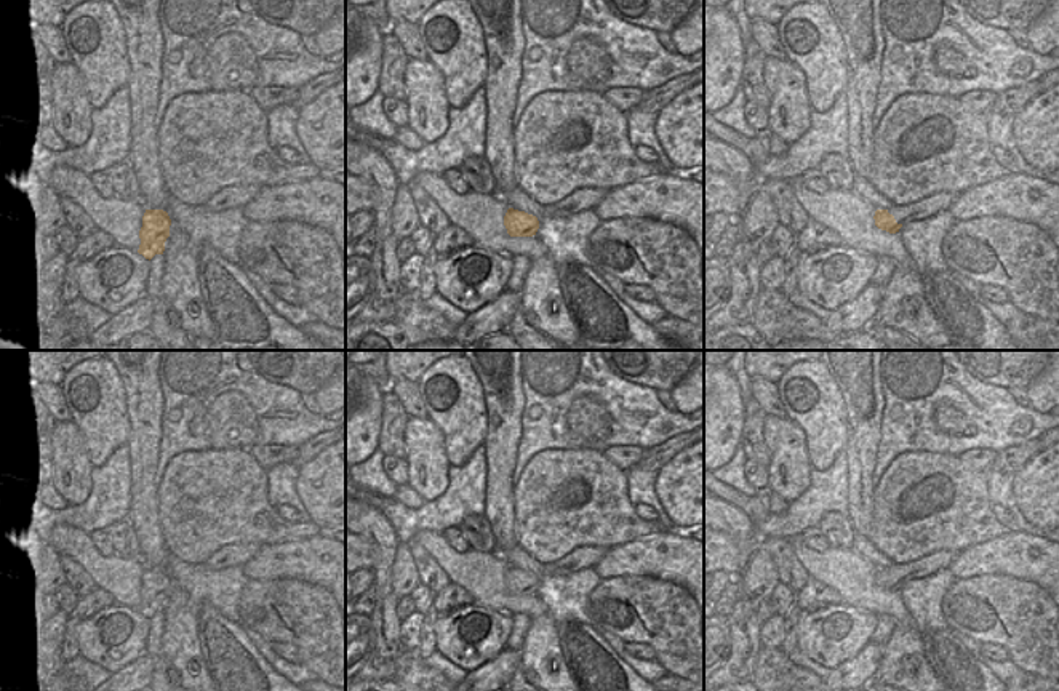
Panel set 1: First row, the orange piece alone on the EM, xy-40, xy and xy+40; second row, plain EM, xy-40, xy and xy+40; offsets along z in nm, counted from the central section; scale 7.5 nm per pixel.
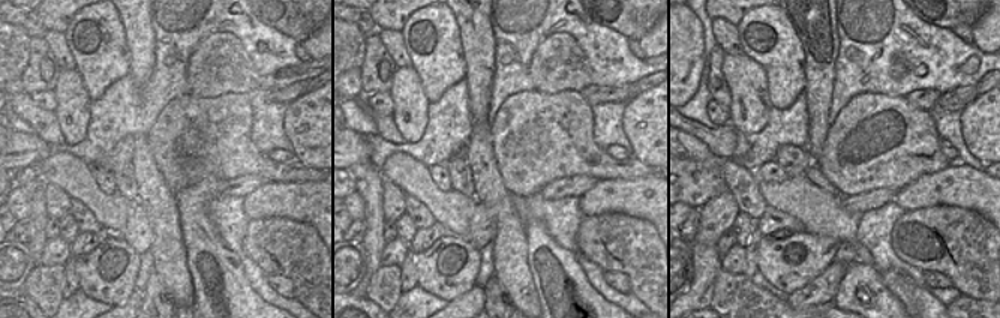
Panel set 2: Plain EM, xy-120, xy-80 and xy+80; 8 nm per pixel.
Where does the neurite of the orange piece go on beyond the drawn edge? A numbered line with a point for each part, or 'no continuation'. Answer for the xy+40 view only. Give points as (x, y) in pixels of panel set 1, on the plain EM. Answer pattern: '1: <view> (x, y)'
1: xy+40 (927, 565)

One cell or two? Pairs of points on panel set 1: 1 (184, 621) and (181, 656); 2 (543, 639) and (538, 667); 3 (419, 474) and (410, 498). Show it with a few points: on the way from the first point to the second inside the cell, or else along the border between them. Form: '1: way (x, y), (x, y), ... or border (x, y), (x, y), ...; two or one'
1: way (181, 629), (181, 648); one
2: way (541, 645), (541, 661); one
3: border (407, 485), (424, 503); two

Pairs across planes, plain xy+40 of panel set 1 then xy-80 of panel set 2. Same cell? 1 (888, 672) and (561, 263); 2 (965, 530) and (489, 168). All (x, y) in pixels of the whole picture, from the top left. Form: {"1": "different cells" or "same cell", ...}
{"1": "different cells", "2": "different cells"}

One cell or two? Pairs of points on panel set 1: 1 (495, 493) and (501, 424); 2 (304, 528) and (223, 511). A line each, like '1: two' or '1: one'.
1: one
2: one

